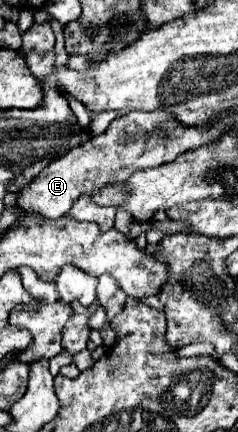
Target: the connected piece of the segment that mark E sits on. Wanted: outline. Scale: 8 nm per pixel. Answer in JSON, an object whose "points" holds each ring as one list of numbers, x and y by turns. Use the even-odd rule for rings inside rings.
{"points":[[130,112,122,118,113,120,108,130,96,138,90,138,78,148,72,148,62,158,48,164,18,196,16,206,20,214,38,212,44,218,60,218,68,214,72,204,82,194,94,194,106,184,122,184,136,170,156,168,160,164,168,164,176,160,186,150,196,150,198,146,210,144,222,136,220,128,212,124,206,126,184,126,166,112],[128,134,130,140,120,144,118,138]]}

